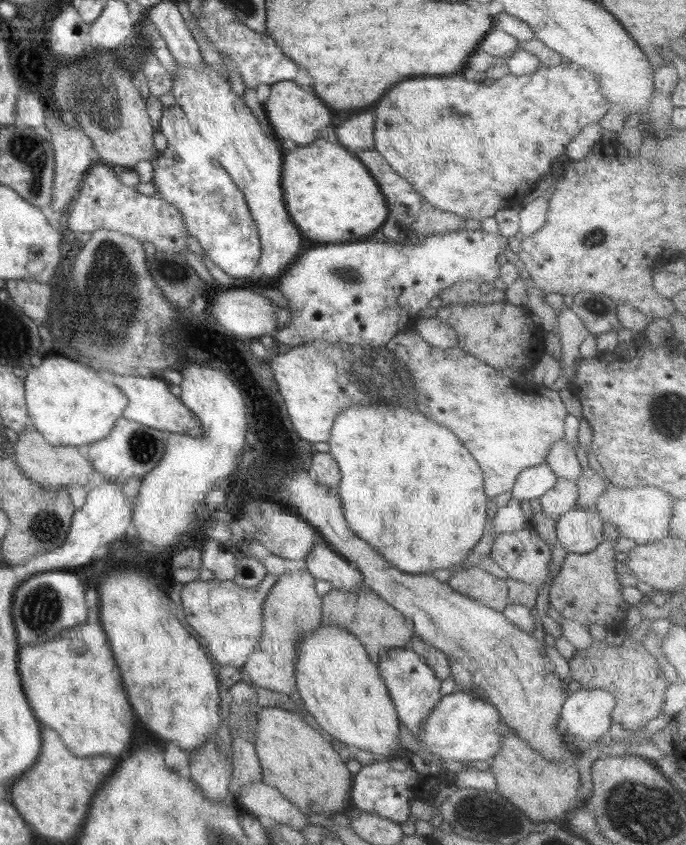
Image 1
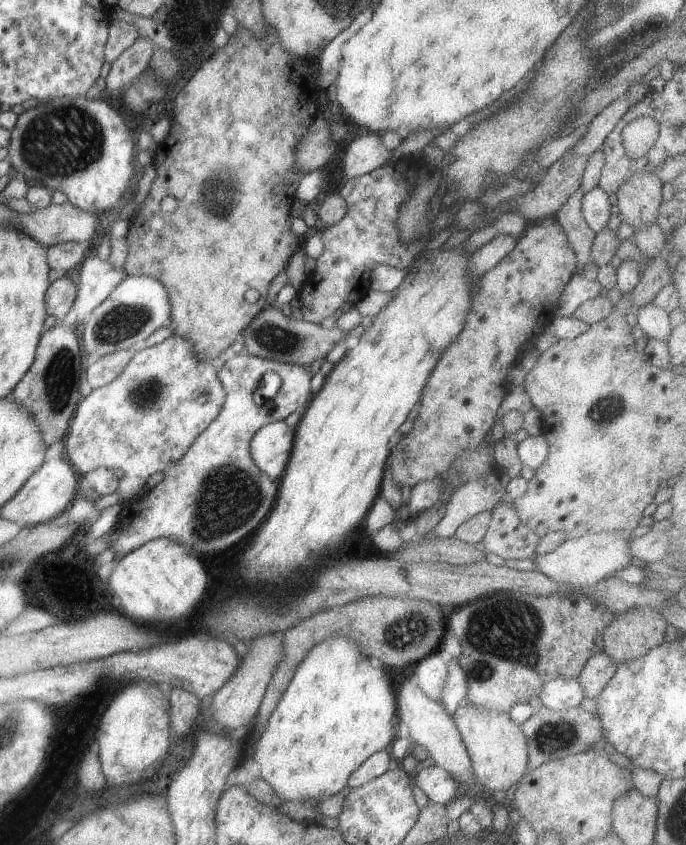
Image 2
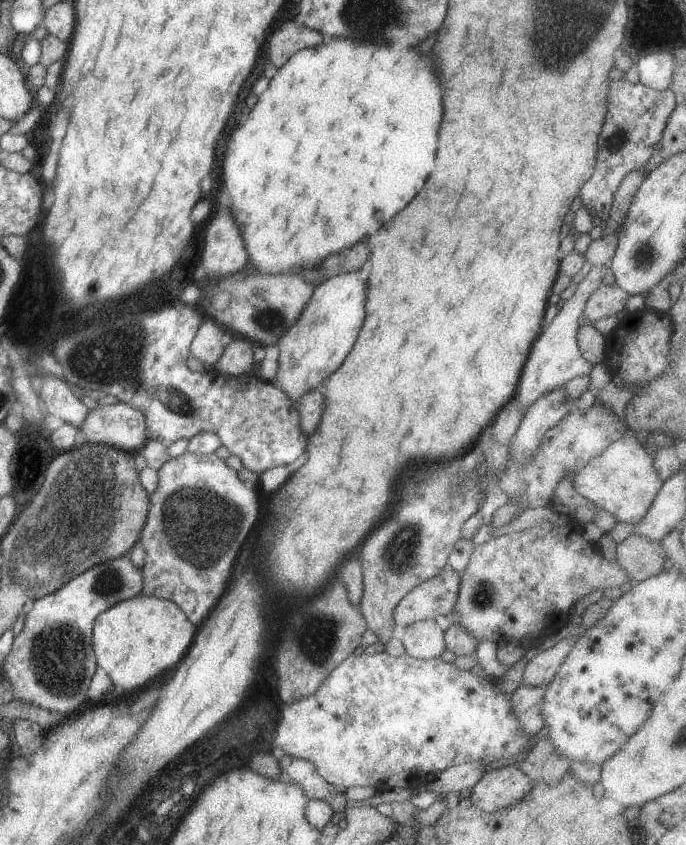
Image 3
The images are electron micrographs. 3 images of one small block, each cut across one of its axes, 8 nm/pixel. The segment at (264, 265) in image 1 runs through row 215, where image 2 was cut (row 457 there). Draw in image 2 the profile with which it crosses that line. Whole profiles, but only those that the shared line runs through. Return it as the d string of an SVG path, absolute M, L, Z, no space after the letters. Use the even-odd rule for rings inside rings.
M284 421L262 426L253 435L250 442L252 461L270 479L276 480L284 474L294 436L294 430Z

